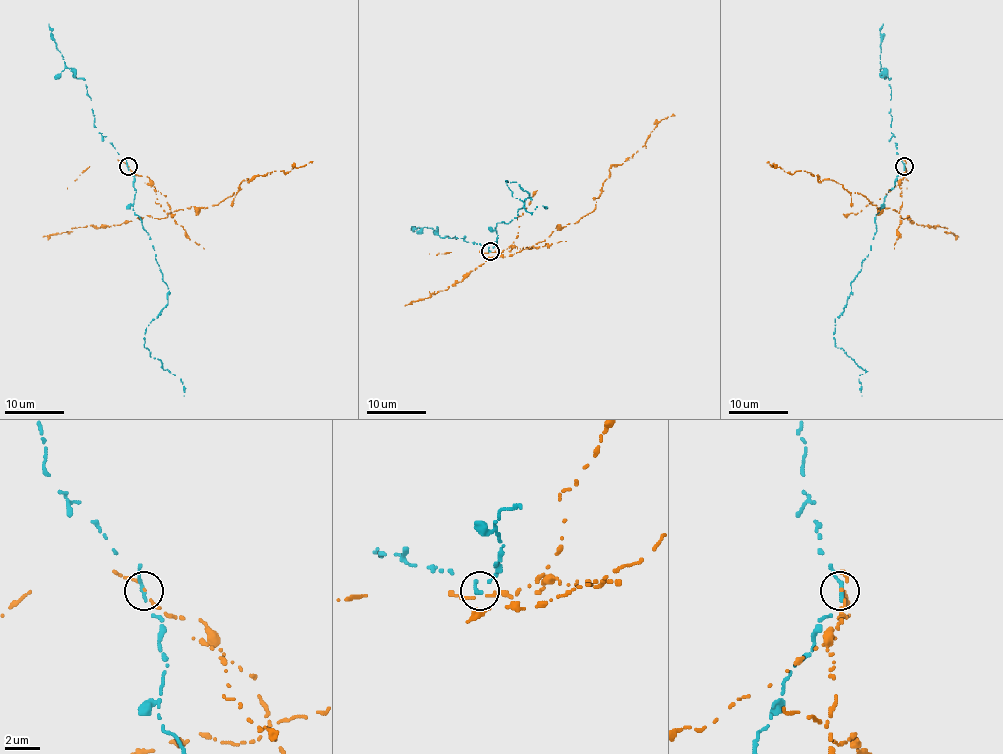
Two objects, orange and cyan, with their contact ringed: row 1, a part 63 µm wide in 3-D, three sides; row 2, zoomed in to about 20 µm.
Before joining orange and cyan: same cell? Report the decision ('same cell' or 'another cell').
another cell

